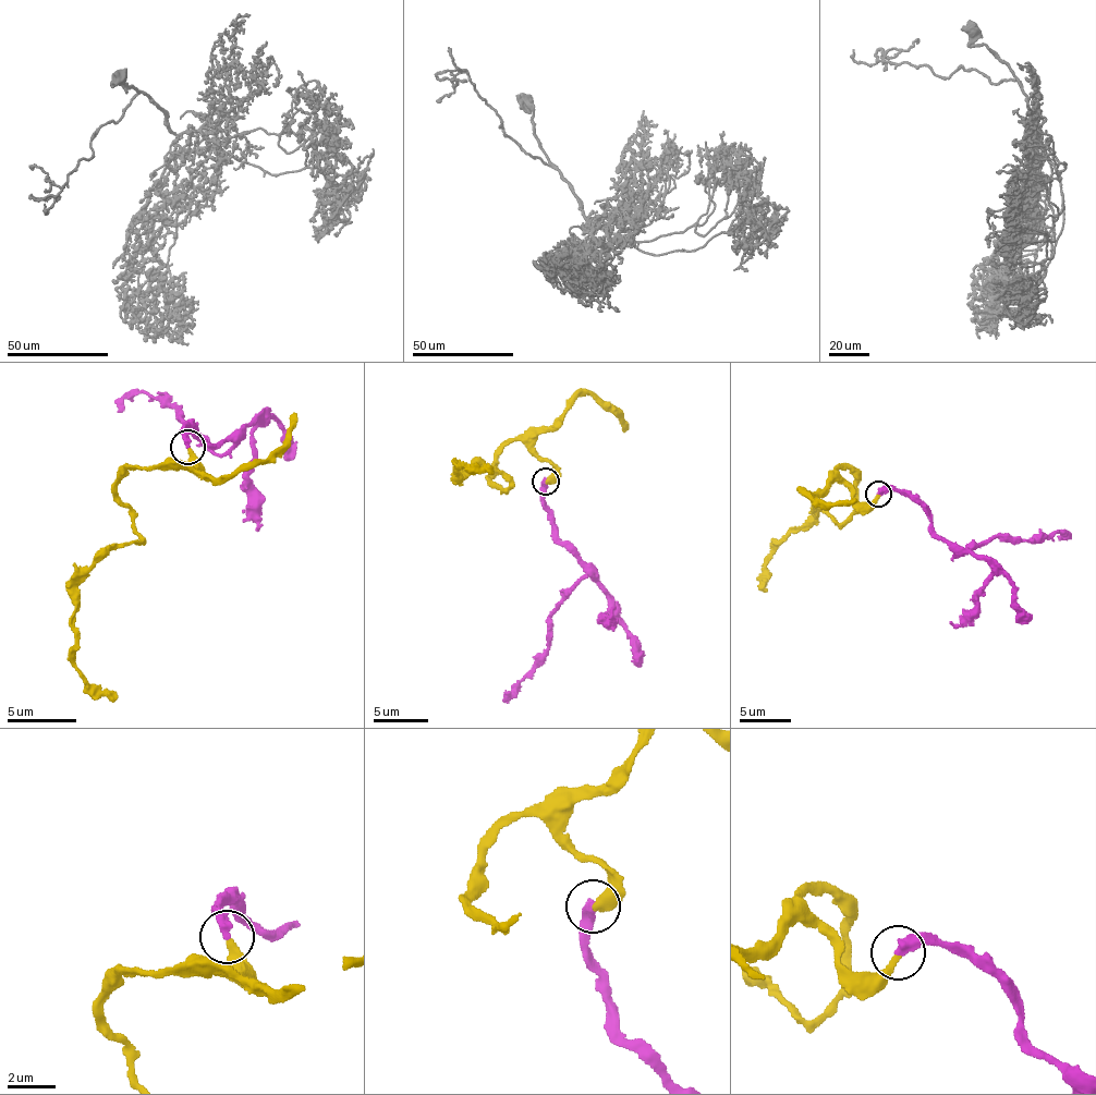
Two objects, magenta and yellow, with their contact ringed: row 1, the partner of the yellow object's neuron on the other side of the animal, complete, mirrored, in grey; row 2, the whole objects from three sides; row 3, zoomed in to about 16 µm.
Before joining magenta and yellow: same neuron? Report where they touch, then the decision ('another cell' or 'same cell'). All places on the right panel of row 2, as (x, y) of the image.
at (878, 494); same cell

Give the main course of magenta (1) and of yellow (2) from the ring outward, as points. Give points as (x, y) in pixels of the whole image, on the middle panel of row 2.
1: (545, 481), (545, 508), (557, 536), (588, 573), (550, 615), (548, 652), (511, 693), (503, 693)
2: (545, 481), (553, 467), (520, 439), (489, 475), (507, 488), (472, 466), (457, 476), (459, 467), (494, 467)

